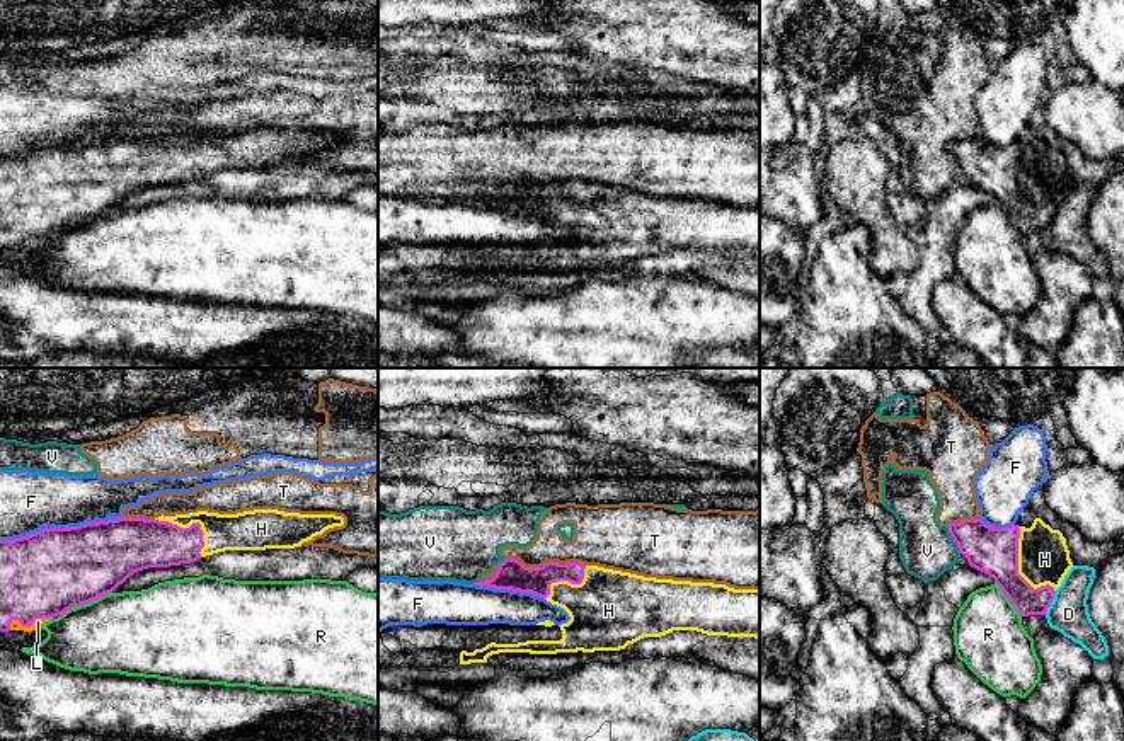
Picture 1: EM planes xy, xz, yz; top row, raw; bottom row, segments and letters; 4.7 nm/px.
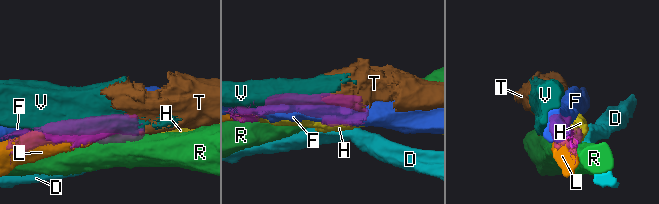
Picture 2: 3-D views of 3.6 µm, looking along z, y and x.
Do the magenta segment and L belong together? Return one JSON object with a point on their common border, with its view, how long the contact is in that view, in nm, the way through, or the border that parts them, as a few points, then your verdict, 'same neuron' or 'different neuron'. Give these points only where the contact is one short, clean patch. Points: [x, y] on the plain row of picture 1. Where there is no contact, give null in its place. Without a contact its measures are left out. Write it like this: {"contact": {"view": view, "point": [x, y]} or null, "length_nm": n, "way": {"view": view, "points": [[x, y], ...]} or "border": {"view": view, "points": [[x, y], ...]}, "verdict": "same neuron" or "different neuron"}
{"contact": {"view": "xy", "point": [28, 244]}, "length_nm": 200, "verdict": "same neuron"}

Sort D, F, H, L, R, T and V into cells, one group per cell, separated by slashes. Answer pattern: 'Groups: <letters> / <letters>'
Groups: D / F / H L / R / T V

